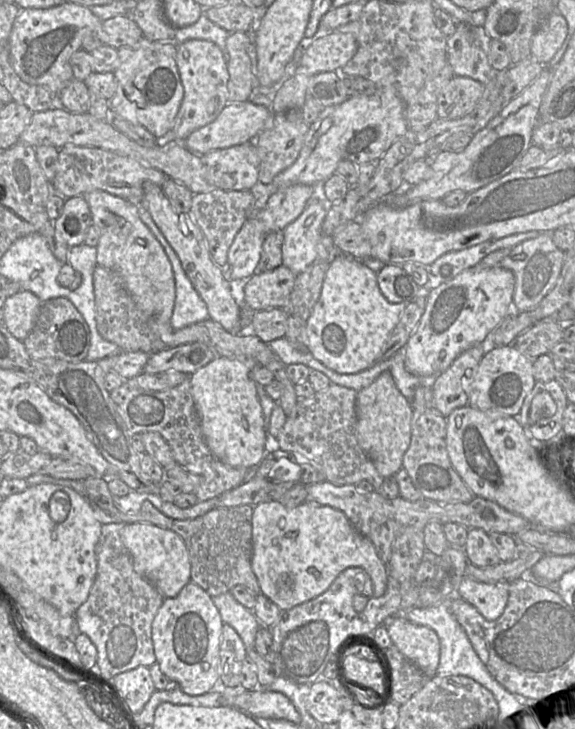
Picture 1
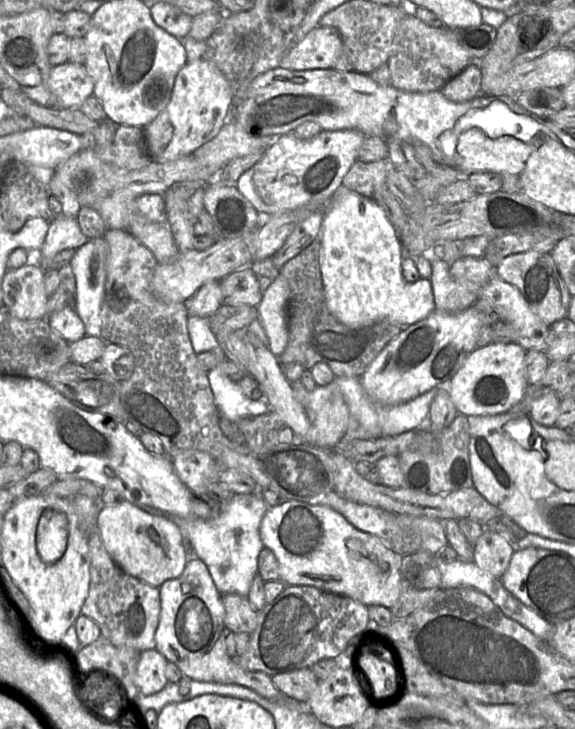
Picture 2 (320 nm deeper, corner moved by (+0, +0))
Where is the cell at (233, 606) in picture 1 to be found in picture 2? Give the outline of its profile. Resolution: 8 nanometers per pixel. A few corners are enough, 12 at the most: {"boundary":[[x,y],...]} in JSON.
{"boundary":[[234,495],[212,519],[167,516],[222,595],[247,597],[269,507]]}

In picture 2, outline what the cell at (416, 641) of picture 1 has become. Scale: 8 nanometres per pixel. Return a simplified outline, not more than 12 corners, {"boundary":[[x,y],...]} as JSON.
{"boundary":[[323,505],[269,507],[286,585],[366,606],[400,596],[402,556]]}

